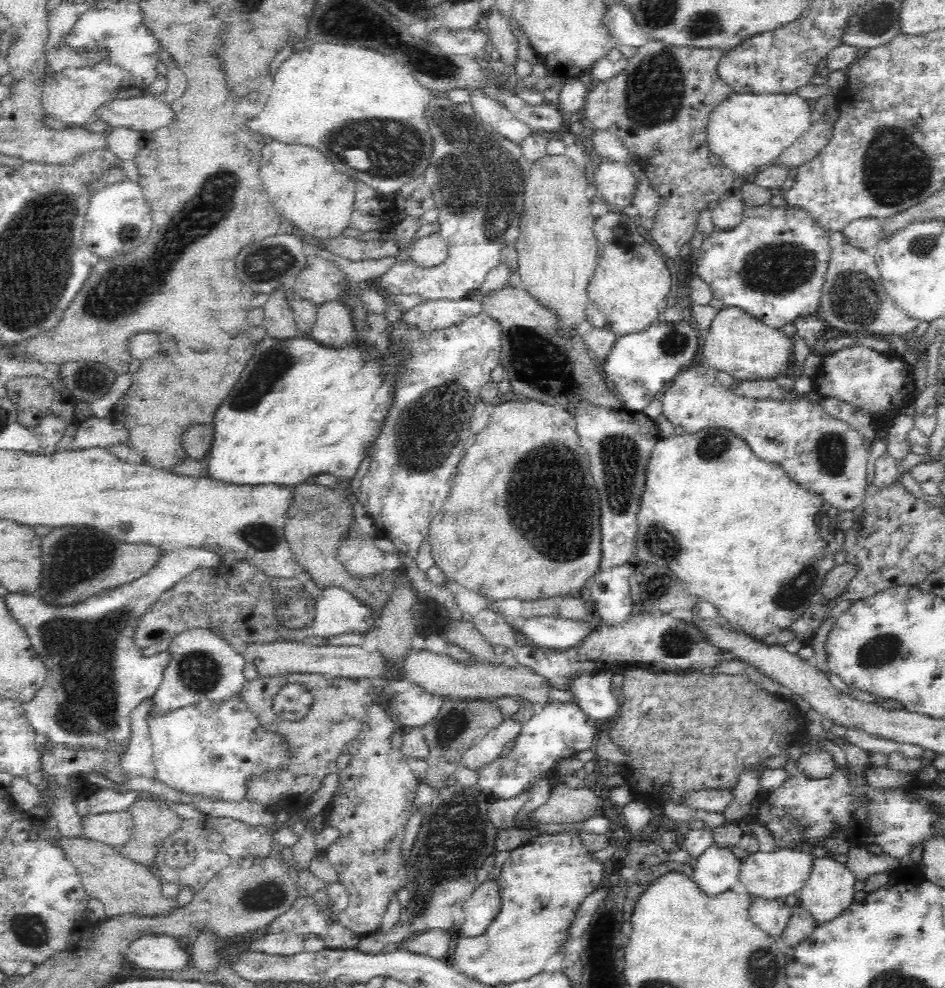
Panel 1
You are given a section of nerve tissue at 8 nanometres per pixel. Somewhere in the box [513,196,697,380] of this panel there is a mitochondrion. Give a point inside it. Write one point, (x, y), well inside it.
(676, 343)

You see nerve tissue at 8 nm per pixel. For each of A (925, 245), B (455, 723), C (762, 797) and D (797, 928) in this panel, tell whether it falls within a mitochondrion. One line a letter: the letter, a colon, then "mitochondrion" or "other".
A: mitochondrion
B: mitochondrion
C: other
D: other

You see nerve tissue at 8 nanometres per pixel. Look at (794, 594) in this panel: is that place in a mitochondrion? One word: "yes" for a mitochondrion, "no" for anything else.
yes

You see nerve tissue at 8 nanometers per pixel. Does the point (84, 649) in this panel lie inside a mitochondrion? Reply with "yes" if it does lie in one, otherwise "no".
yes

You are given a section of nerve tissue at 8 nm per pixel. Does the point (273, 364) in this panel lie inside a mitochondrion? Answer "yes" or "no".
yes

